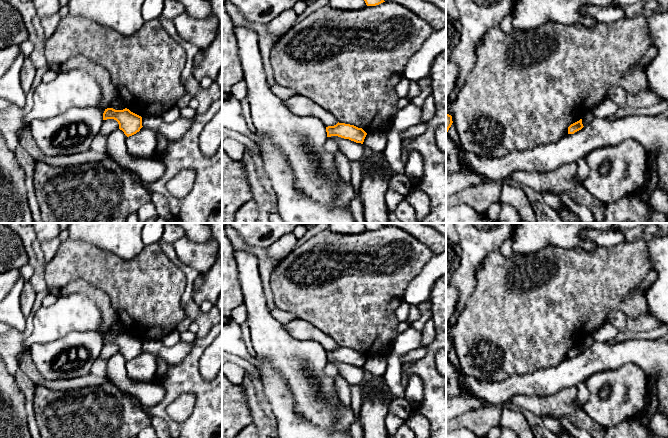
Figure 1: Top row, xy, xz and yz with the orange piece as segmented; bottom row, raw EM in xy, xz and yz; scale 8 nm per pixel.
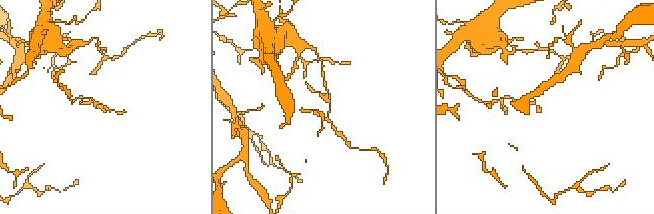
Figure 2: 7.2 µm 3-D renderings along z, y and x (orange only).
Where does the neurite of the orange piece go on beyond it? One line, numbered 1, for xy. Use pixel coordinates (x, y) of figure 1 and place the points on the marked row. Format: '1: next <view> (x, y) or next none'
1: next none

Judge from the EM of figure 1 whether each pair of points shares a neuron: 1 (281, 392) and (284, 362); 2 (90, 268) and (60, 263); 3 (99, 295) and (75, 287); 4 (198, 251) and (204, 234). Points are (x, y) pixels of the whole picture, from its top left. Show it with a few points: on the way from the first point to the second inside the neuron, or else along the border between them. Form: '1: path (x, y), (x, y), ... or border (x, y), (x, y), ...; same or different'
1: border (267, 359), (285, 380), (293, 398); different
2: path (83, 263), (67, 263); same
3: path (93, 293), (81, 287); same
4: border (185, 235), (193, 241), (207, 241), (211, 238); different

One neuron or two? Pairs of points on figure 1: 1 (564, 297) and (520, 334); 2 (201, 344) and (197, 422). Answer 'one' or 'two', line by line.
1: one
2: one

